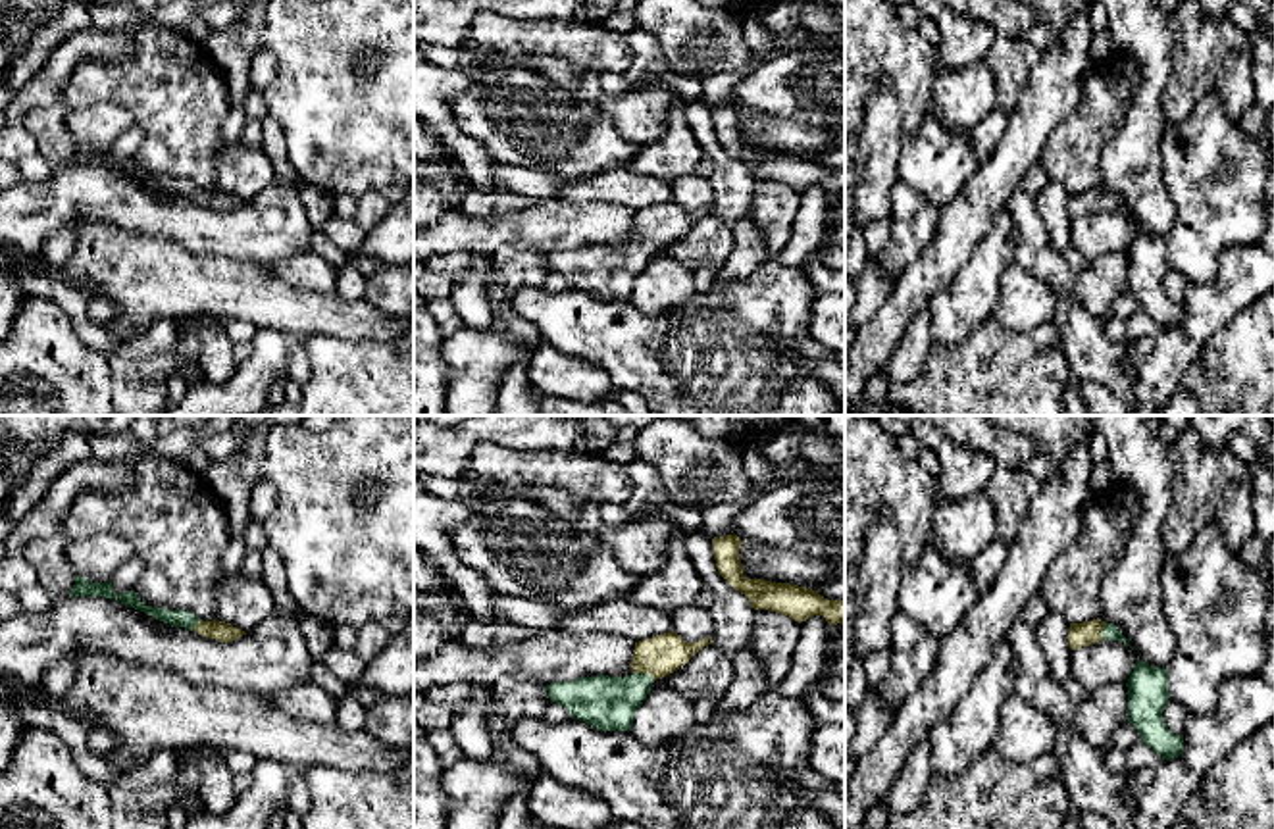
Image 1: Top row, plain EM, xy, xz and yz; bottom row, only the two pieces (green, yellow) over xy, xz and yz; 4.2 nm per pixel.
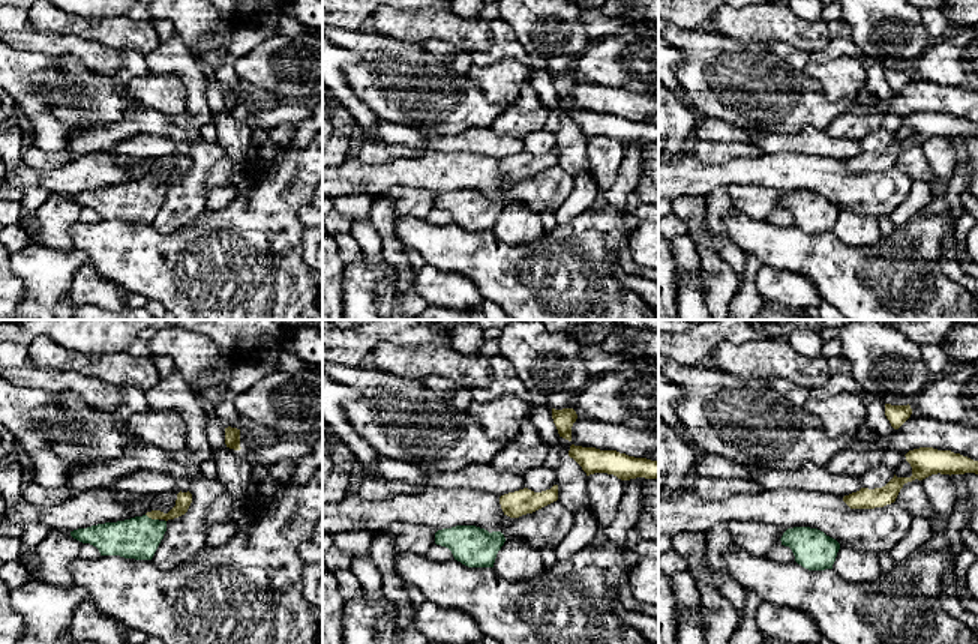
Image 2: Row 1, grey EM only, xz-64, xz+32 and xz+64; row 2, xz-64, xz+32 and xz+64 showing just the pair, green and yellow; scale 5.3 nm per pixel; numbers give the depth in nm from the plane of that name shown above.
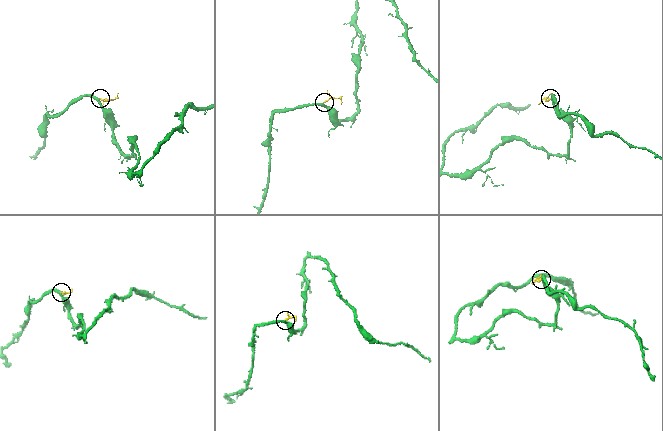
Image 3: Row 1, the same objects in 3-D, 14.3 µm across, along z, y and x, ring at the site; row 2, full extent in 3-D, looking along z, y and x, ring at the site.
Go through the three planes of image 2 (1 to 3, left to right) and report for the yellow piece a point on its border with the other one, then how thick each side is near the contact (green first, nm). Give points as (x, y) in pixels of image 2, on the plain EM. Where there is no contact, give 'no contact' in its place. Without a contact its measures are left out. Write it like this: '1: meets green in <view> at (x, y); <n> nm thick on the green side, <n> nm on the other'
1: meets green in xz-64 at (150, 182); 220 nm thick on the green side, 80 nm on the other
2: no contact
3: no contact

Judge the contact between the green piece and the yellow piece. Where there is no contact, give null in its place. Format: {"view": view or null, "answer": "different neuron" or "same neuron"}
{"view": "xz", "answer": "same neuron"}

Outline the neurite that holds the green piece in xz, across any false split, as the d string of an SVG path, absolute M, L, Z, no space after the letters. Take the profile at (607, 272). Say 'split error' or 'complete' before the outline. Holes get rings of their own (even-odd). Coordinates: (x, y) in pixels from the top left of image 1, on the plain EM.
split error; M675 200L635 212L631 244L595 244L547 254L550 271L564 275L573 289L602 300L629 300L637 277L654 248L683 237L712 206L683 210Z

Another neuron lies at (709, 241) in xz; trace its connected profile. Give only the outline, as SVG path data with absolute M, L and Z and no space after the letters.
M714 212L691 225L691 229L674 242L652 248L652 252L662 252L677 260L691 273L706 264L724 264L731 250L731 229Z

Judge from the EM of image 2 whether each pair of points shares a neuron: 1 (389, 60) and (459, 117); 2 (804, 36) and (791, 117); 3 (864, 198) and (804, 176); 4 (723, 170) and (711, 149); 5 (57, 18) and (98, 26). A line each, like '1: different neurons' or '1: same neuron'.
1: same neuron
2: different neurons
3: same neuron
4: different neurons
5: same neuron

